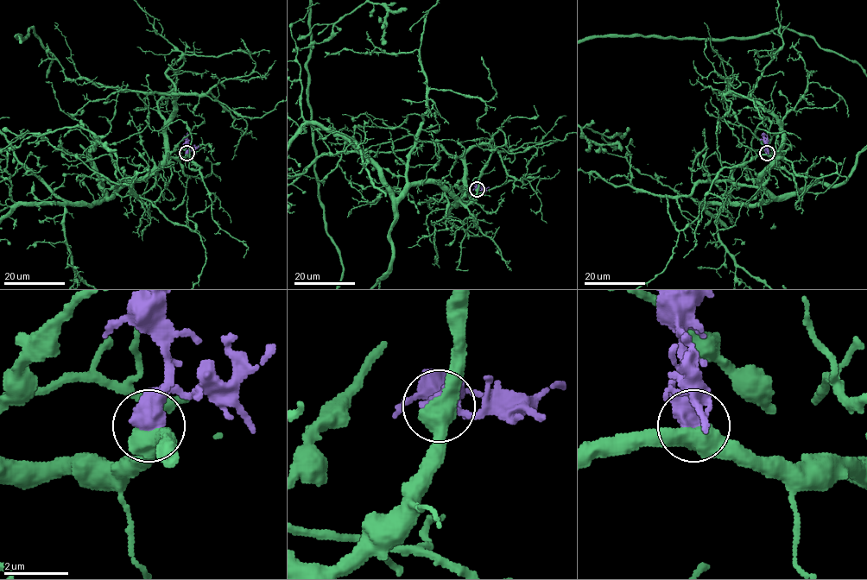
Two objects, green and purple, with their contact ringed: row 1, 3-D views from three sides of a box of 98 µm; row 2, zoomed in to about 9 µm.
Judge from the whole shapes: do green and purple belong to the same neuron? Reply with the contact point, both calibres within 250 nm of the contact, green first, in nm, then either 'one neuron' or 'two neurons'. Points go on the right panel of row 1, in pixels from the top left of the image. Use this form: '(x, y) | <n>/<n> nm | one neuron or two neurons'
(767, 153) | 500/440 nm | two neurons

